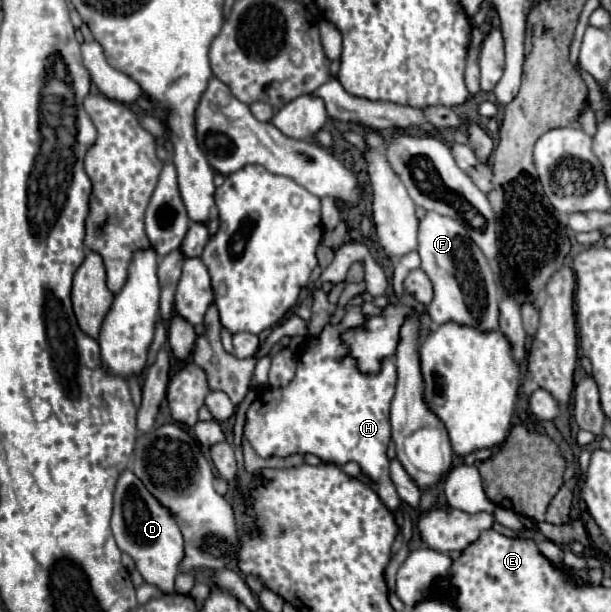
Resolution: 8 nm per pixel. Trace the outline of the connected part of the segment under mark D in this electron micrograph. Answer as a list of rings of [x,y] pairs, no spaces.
[[[125,470],[117,482],[111,530],[119,550],[133,558],[143,580],[159,586],[165,594],[173,594],[177,566],[183,558],[183,536],[171,514],[147,492],[147,488],[131,470]]]

